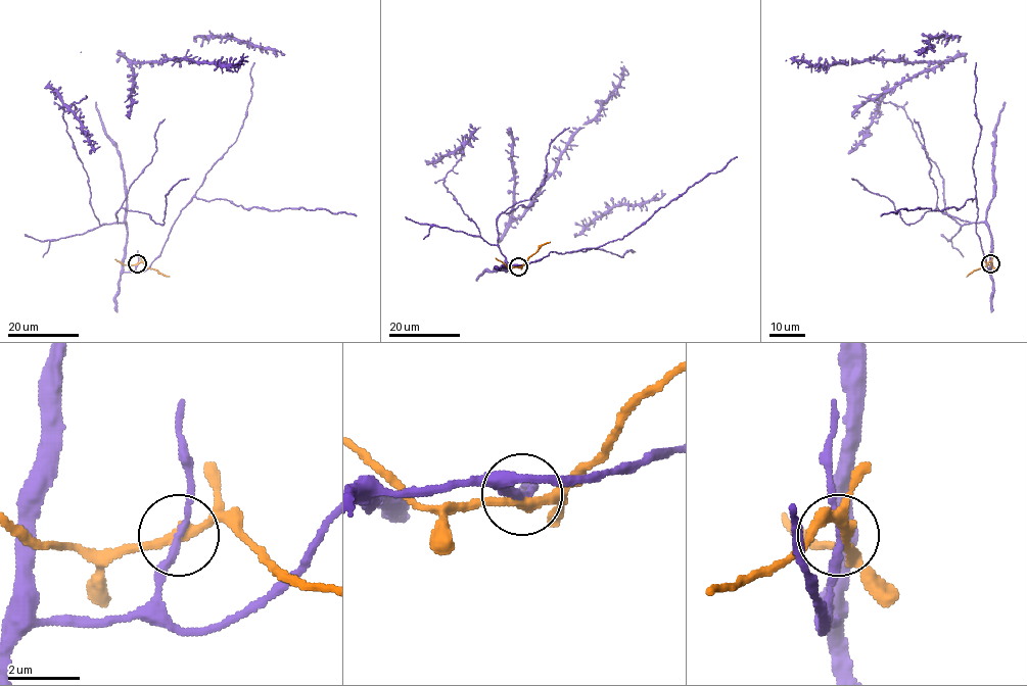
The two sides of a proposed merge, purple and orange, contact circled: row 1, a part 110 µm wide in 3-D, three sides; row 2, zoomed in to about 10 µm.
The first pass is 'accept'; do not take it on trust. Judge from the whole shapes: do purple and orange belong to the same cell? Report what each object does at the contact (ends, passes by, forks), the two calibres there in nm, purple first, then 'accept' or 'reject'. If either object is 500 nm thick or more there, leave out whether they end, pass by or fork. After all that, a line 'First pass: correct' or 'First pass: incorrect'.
purple passes by; orange passes by; calibres 180 and 300 nm; reject
First pass: incorrect

